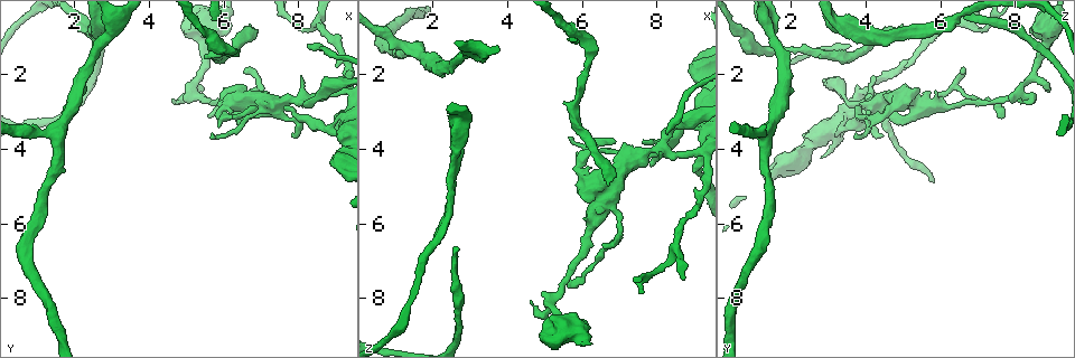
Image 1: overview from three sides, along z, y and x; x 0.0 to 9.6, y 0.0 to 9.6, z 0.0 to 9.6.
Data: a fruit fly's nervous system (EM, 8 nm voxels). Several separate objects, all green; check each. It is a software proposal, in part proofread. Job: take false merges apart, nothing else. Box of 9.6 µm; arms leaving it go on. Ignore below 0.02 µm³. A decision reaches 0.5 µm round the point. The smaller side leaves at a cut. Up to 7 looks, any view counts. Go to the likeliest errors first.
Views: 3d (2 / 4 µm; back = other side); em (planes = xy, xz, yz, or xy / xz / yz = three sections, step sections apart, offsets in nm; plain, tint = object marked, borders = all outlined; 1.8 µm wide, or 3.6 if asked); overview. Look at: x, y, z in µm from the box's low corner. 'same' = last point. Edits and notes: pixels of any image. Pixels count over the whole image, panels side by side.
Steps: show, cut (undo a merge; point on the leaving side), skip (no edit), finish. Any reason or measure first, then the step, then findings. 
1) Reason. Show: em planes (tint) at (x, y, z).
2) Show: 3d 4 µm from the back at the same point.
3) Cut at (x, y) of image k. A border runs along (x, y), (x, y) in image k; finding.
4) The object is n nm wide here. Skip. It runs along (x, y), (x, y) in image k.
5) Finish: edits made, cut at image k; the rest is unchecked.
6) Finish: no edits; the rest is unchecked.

Looks like a crossing. Show: em planes (tint) at (6.65, 2.70, 5.30).

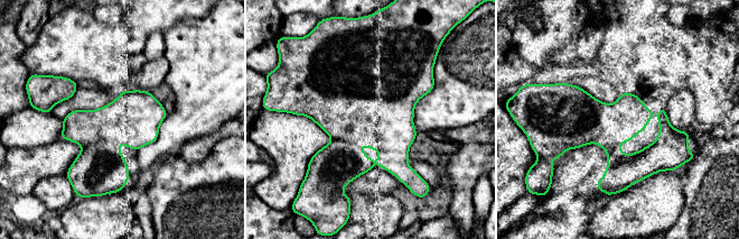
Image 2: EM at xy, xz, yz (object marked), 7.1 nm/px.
The object is 320 nm wide here. Cut at (100, 168) of image 2. A border runs along (114, 140), (95, 140), (82, 146) in image 2; a second cell is stuck on.

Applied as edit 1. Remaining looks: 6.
Three arms meet. Show: 3d 2 µm at (8.20, 2.70, 4.05).

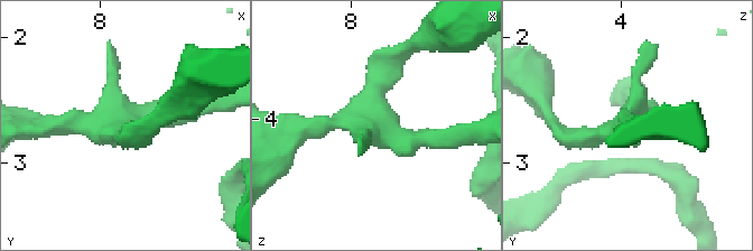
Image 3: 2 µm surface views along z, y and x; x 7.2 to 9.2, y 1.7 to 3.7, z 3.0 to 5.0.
Show: em 3.6 µm planes (tint) at (8.20, 2.72, 4.04).

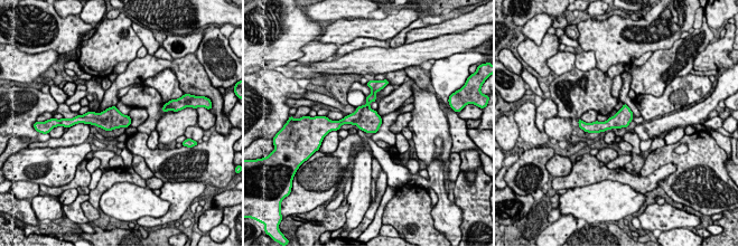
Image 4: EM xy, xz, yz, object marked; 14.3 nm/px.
Skip. It runs along (629, 114), (607, 125), (588, 129) in image 4; one cell here.

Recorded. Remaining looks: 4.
Finish: edits made, cut at image 2; the rest is unchecked.

